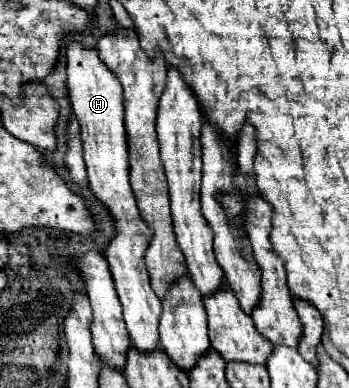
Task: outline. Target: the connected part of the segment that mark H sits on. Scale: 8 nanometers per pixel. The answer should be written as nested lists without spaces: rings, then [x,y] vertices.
[[[73,43],[67,49],[67,87],[73,105],[73,113],[81,125],[83,159],[89,175],[89,187],[93,195],[107,205],[117,235],[107,247],[107,263],[115,281],[119,301],[123,305],[123,317],[131,337],[131,345],[137,351],[155,351],[159,347],[159,315],[161,301],[155,297],[149,273],[145,267],[145,251],[151,241],[151,227],[139,215],[135,195],[129,183],[129,145],[123,123],[123,91],[117,77],[99,61],[97,51],[83,49]]]

